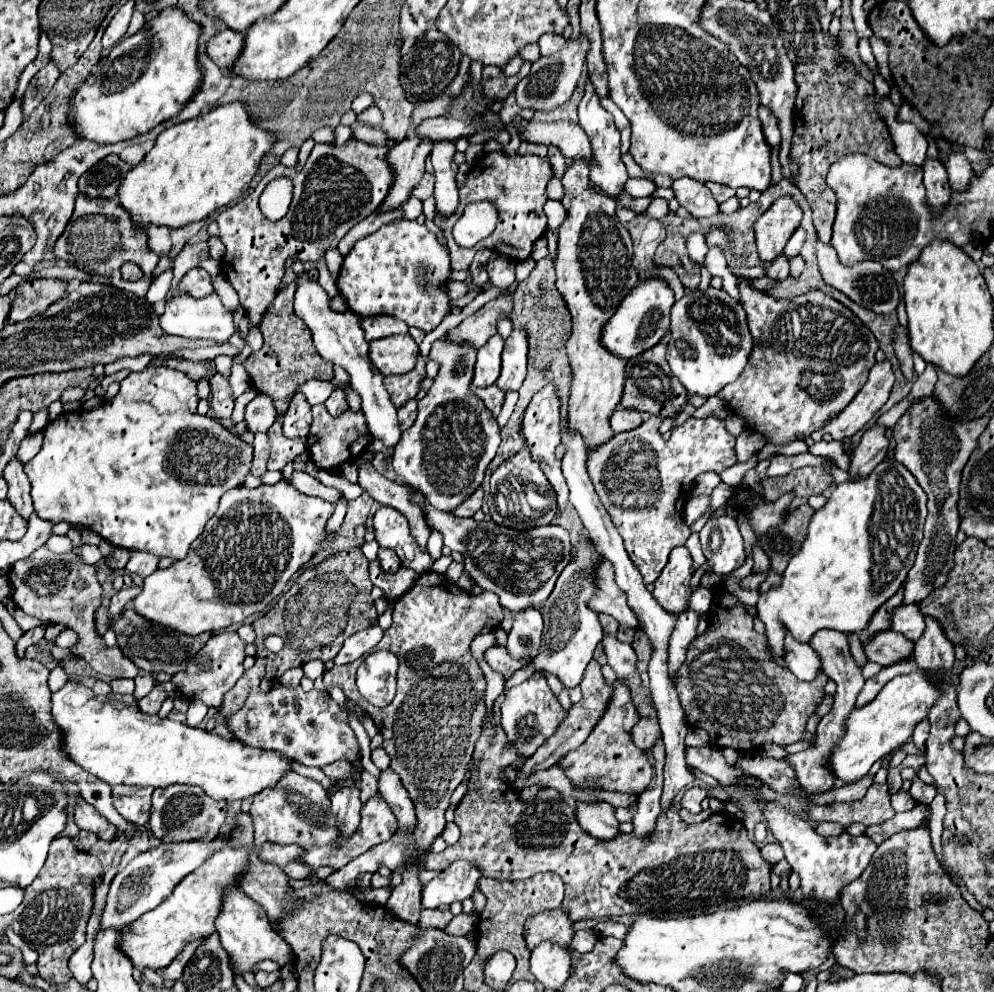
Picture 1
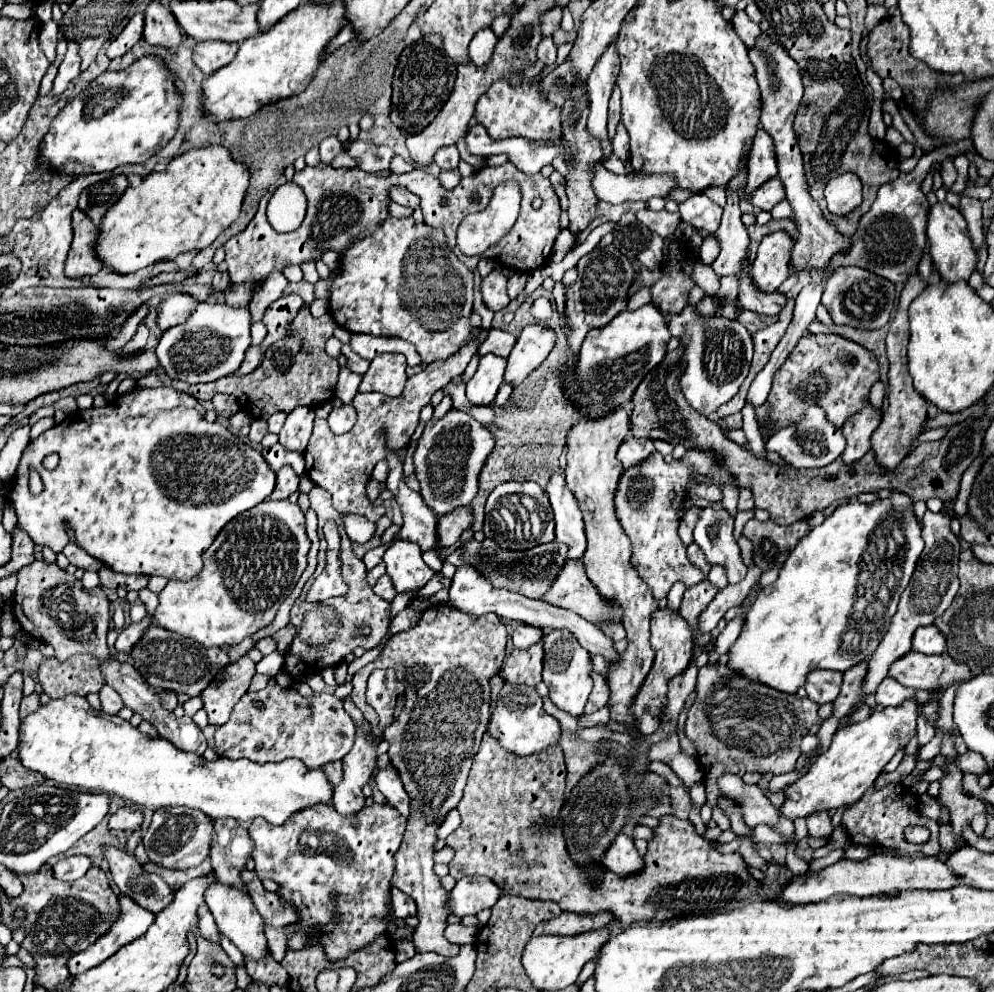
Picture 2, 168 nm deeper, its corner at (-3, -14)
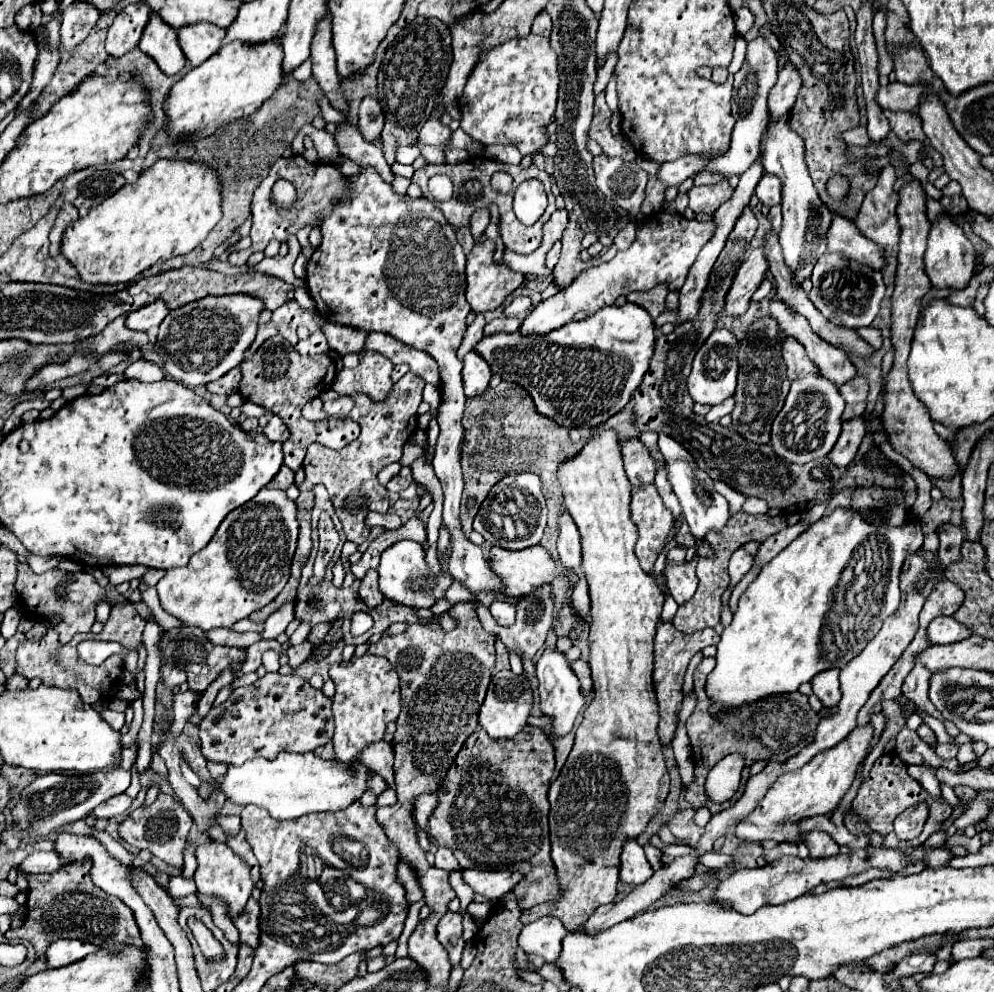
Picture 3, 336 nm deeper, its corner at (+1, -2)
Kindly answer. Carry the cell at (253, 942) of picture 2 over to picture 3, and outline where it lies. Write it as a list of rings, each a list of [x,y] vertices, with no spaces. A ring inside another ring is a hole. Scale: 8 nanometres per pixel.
[[[207,842],[203,846],[197,848],[197,872],[195,872],[195,884],[197,884],[197,892],[201,894],[209,894],[209,896],[219,896],[221,900],[227,902],[229,906],[229,916],[237,916],[245,902],[251,896],[253,890],[253,882],[251,882],[251,874],[249,874],[249,866],[223,842]]]

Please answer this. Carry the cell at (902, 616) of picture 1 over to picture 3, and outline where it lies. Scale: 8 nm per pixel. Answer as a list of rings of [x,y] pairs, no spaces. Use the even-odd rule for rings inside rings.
[[[935,618],[929,624],[929,640],[933,644],[953,644],[971,636],[971,630],[955,618]]]

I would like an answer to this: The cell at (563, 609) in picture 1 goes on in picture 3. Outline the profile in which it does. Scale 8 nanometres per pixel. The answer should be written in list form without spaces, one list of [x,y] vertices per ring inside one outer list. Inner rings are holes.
[[[549,648],[549,650],[543,652],[543,656],[537,662],[537,678],[539,678],[539,706],[541,706],[541,712],[545,716],[553,718],[553,732],[551,732],[549,738],[561,738],[561,736],[571,732],[573,722],[575,722],[579,710],[585,704],[585,698],[581,694],[577,676],[569,668],[567,658],[559,650]]]

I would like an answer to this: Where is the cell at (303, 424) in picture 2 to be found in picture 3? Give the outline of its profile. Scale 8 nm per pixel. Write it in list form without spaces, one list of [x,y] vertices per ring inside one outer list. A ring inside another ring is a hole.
[[[271,416],[269,424],[263,428],[263,434],[269,438],[269,440],[277,440],[277,442],[285,442],[289,438],[289,430],[285,428],[285,424],[281,422],[281,418],[277,416]]]

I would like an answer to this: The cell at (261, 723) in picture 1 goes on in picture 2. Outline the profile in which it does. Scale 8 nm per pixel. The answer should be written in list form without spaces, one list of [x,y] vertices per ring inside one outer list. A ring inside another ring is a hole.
[[[267,686],[261,692],[247,692],[233,708],[233,714],[227,724],[219,726],[215,732],[215,750],[219,756],[227,758],[249,758],[255,762],[281,762],[287,758],[301,760],[309,770],[323,768],[327,762],[343,760],[345,754],[353,748],[355,742],[355,726],[349,718],[349,714],[343,710],[343,704],[339,698],[331,694],[315,694],[311,698],[301,696],[295,688],[283,688],[283,686]]]

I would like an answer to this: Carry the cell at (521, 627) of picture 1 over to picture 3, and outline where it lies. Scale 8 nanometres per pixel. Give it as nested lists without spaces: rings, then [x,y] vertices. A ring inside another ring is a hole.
[[[501,596],[501,598],[495,598],[495,600],[491,602],[489,612],[491,612],[493,618],[497,620],[497,624],[501,624],[501,626],[513,624],[513,618],[515,618],[515,606],[513,606],[513,602],[505,600],[503,596]]]

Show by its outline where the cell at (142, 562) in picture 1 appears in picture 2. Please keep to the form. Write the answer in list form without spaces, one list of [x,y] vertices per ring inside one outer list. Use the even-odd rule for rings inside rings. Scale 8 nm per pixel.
[[[143,588],[143,590],[139,590],[139,598],[141,598],[141,602],[147,606],[147,612],[149,614],[153,614],[153,610],[157,608],[157,594],[155,592],[151,592],[149,588]]]

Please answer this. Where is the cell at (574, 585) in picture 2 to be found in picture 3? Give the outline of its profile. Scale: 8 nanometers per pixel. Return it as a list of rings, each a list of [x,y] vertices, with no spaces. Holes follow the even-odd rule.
[[[539,544],[533,548],[525,548],[521,552],[511,552],[499,546],[491,546],[487,550],[487,562],[491,564],[491,570],[495,572],[495,576],[503,582],[503,592],[507,598],[521,598],[525,594],[531,594],[537,586],[541,586],[541,582],[555,582],[555,576],[563,576],[563,578],[567,576],[565,580],[577,582],[577,576],[573,572],[565,572],[563,568],[557,568],[555,560]]]

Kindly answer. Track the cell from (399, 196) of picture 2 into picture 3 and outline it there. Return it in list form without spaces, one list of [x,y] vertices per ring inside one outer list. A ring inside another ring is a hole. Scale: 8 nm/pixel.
[[[353,124],[345,128],[337,126],[337,130],[333,132],[333,138],[335,138],[335,144],[339,146],[341,156],[353,160],[361,168],[375,168],[381,174],[381,178],[385,178],[385,182],[393,182],[393,174],[383,158],[383,152],[377,146],[365,142],[361,138],[361,132]]]

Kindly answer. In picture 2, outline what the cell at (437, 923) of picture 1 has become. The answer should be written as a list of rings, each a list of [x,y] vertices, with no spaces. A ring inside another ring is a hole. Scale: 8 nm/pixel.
[[[453,924],[453,926],[447,926],[445,928],[445,938],[449,942],[455,942],[455,944],[467,944],[467,942],[475,942],[477,938],[477,928],[475,926],[461,926],[461,924]]]

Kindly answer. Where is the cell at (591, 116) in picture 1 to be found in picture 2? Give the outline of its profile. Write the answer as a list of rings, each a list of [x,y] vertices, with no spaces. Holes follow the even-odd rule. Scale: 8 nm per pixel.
[[[611,44],[609,52],[605,52],[597,60],[597,66],[593,68],[593,74],[589,76],[587,82],[587,96],[589,96],[587,132],[599,140],[603,150],[603,160],[607,160],[613,154],[611,138],[607,134],[607,104],[613,84],[617,80],[617,70],[619,70],[619,58]]]

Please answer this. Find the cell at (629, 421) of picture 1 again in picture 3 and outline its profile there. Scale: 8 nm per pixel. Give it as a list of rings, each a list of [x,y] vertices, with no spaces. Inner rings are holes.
[[[641,440],[629,442],[629,446],[625,446],[625,442],[623,442],[621,450],[623,450],[623,464],[625,464],[625,474],[627,474],[629,482],[635,488],[653,482],[655,464],[651,460],[649,450],[643,446],[643,442]]]

